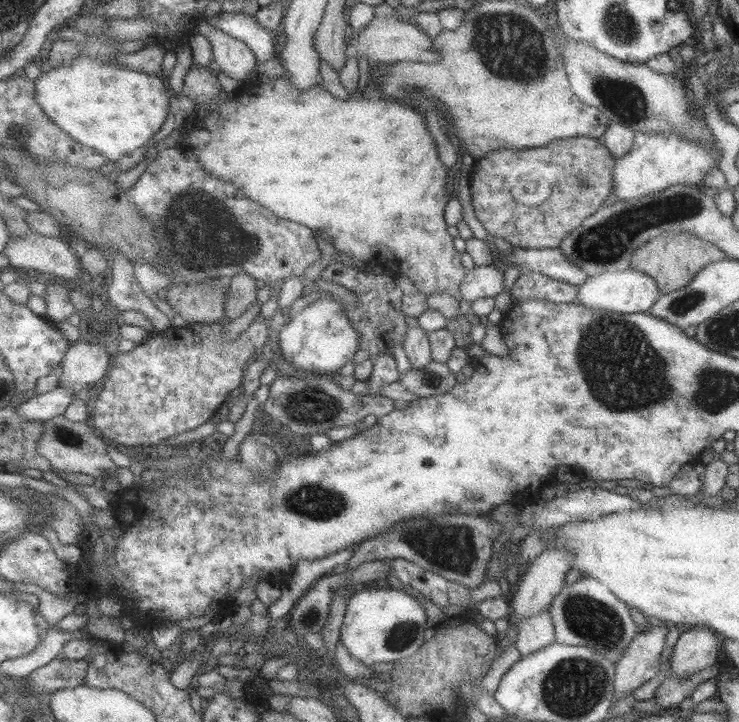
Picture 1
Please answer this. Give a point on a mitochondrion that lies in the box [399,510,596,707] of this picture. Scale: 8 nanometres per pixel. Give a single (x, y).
(460, 552)

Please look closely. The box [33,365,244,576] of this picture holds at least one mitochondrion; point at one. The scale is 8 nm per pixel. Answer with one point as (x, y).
(65, 436)

